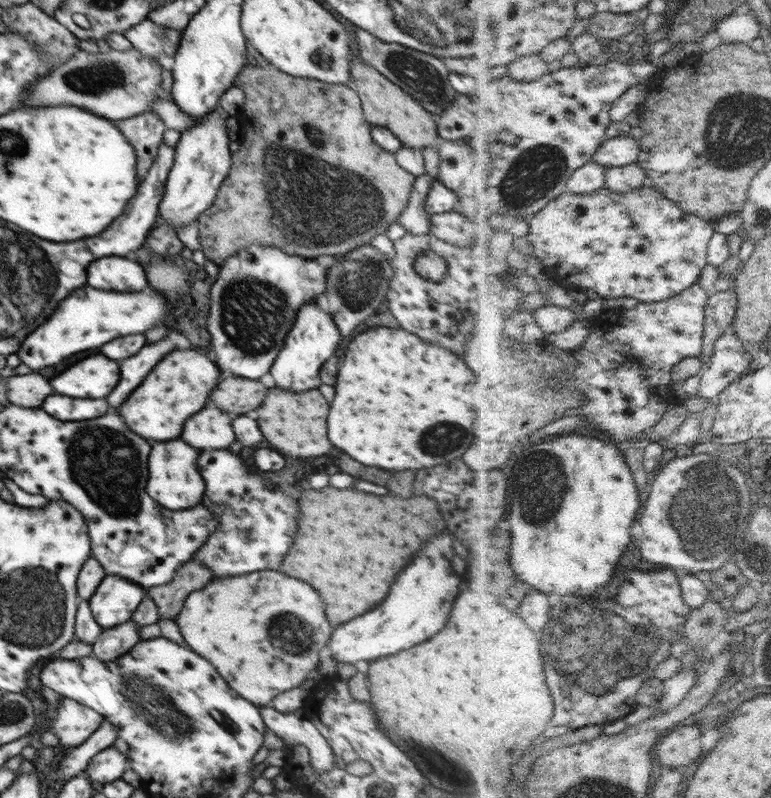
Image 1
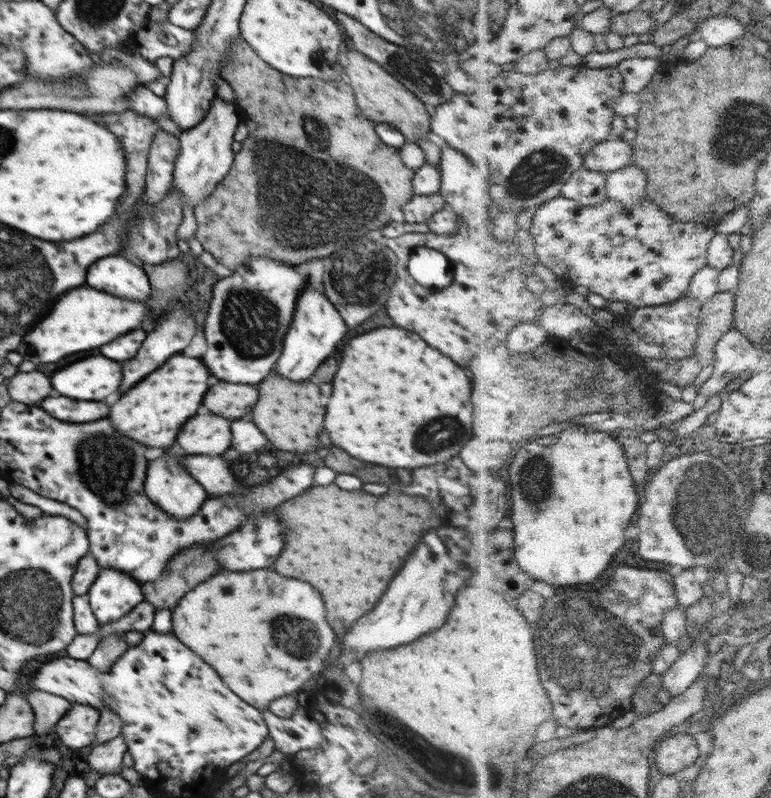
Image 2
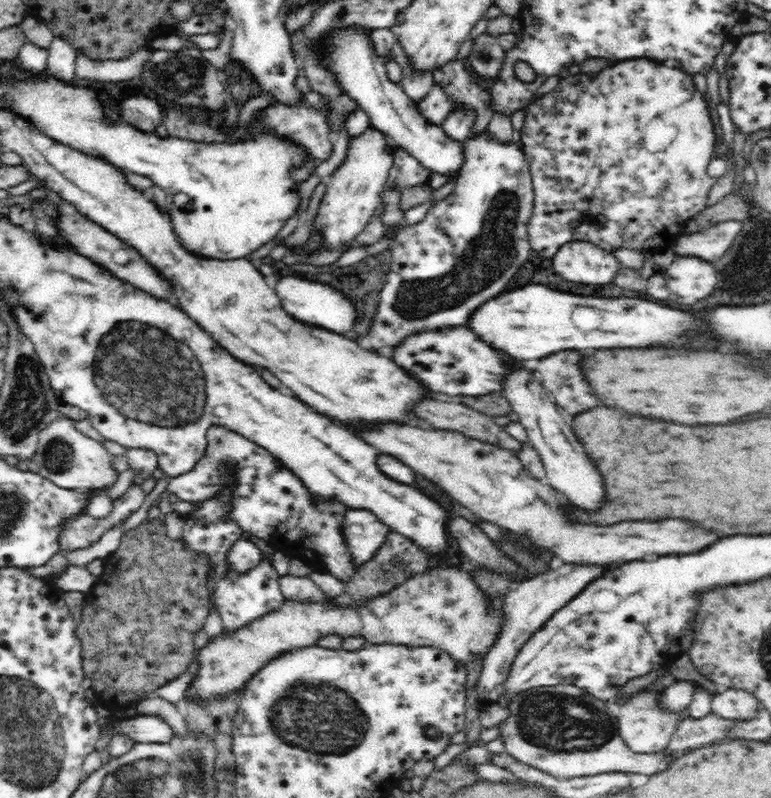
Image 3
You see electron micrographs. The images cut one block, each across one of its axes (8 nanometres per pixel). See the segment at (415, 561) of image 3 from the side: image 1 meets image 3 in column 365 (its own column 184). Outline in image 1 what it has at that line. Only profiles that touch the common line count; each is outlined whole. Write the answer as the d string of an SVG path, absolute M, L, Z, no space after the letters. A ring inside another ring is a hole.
M192 558L176 570L174 578L168 584L146 588L145 592L148 592L152 600L156 602L158 614L164 620L168 620L168 618L174 620L176 614L182 610L186 596L194 590L204 588L212 576L214 574L204 564L200 564L196 558Z

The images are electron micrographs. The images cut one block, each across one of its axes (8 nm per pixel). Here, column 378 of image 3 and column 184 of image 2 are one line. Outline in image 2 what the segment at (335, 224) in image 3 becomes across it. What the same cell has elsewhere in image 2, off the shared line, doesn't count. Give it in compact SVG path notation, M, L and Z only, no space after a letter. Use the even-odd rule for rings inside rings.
M216 96L213 98L206 116L192 128L184 130L179 136L180 152L175 160L172 186L178 190L175 198L180 199L180 206L200 206L216 185L228 174L235 154L232 151L233 136L238 121L238 107Z

